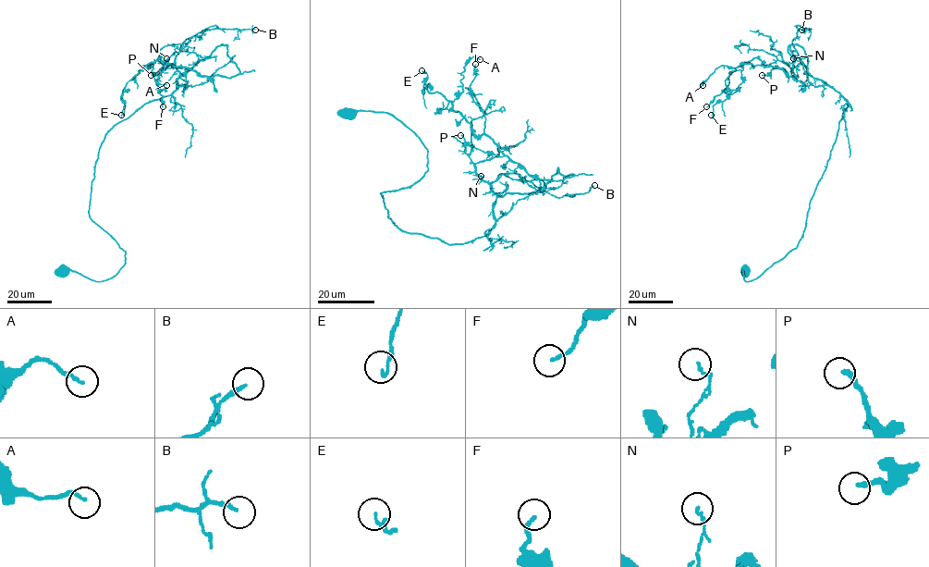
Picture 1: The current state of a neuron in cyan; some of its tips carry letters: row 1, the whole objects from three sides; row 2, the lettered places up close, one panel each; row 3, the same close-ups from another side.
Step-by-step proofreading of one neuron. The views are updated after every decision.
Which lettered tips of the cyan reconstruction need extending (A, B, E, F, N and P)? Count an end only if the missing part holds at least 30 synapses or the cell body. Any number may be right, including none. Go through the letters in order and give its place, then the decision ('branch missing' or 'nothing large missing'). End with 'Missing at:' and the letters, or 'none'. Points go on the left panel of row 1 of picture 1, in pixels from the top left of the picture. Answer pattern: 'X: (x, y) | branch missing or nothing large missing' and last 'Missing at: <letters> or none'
A: (166, 85) | nothing large missing
B: (255, 30) | nothing large missing
E: (121, 115) | nothing large missing
F: (163, 106) | nothing large missing
N: (166, 58) | nothing large missing
P: (151, 75) | nothing large missing
Missing at: none

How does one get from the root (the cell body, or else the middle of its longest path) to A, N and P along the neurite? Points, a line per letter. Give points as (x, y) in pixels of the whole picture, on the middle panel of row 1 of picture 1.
A: (347, 114), (427, 149), (381, 193), (394, 224), (471, 241), (573, 175), (531, 176), (453, 109), (480, 59)
N: (347, 114), (392, 114), (427, 149), (418, 181), (381, 193), (401, 230), (484, 236), (497, 195), (481, 176)
P: (347, 114), (419, 138), (427, 171), (381, 194), (401, 230), (448, 244), (573, 175), (540, 179), (460, 135)

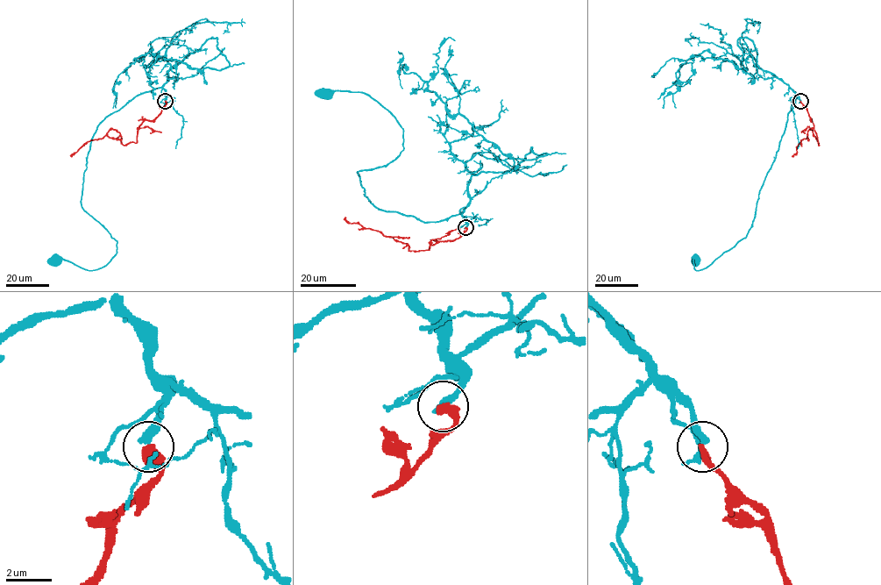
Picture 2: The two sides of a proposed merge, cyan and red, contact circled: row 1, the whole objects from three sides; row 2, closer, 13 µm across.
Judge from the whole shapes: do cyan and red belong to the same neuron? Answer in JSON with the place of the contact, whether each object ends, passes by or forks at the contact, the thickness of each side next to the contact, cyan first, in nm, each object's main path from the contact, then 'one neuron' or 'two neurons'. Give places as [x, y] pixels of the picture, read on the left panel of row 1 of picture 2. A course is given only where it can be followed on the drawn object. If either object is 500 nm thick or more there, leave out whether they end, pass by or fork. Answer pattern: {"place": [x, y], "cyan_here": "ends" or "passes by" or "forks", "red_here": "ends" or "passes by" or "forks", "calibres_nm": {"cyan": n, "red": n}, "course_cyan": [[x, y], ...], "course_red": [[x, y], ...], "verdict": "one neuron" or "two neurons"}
{"place": [165, 101], "cyan_here": "ends", "red_here": "ends", "calibres_nm": {"cyan": 320, "red": 400}, "course_cyan": [[165, 100], [161, 87], [137, 95], [90, 143], [81, 208], [117, 253], [94, 270], [55, 260]], "course_red": [[165, 101], [157, 116], [139, 126], [135, 143], [124, 145], [119, 133], [110, 129], [71, 156]], "verdict": "two neurons"}

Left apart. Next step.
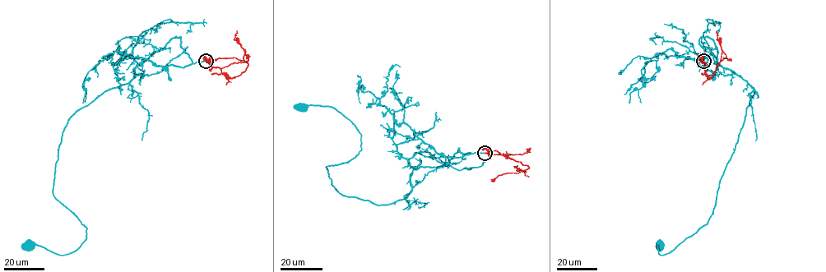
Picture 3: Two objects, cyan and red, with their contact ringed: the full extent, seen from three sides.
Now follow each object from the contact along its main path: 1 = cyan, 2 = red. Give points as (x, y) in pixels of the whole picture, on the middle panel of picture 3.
1: (484, 153), (376, 205), (341, 194), (326, 167), (361, 149), (357, 127), (334, 108), (301, 107)
2: (484, 153), (506, 154), (528, 167), (526, 172), (514, 167), (517, 165)

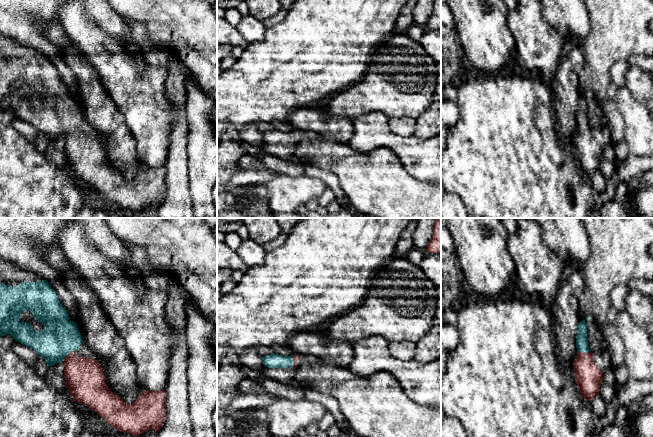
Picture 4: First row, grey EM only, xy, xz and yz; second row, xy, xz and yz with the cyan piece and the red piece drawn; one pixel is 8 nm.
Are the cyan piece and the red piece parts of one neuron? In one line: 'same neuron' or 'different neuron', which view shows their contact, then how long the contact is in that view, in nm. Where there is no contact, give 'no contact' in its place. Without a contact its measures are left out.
same neuron; meets cyan in yz; contact 110 nm long

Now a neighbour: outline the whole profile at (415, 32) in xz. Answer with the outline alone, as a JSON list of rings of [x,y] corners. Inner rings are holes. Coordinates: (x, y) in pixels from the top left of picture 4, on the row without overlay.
[[[413,23],[405,32],[412,40],[419,42],[424,34],[425,26]]]

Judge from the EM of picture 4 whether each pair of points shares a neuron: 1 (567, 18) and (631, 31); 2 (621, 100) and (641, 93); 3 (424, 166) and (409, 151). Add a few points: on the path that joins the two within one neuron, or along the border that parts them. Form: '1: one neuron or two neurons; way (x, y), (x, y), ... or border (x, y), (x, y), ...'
1: two neurons; border (587, 10), (589, 32), (583, 41)
2: two neurons; border (625, 85), (630, 93), (642, 104)
3: one neuron; way (422, 162), (413, 153)

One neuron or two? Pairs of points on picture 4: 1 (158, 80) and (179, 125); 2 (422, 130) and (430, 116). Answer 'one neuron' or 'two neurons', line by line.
1: two neurons
2: one neuron

